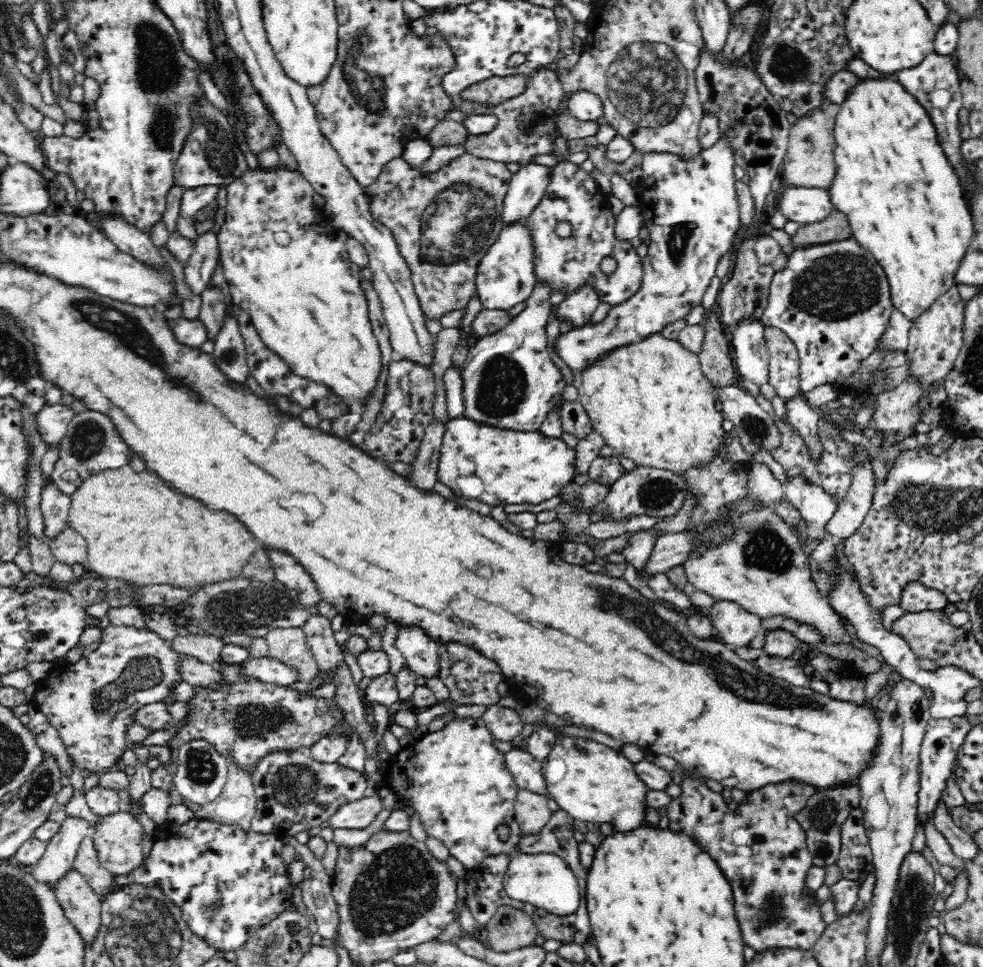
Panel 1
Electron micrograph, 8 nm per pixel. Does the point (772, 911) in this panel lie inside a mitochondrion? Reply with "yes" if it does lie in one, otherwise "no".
yes

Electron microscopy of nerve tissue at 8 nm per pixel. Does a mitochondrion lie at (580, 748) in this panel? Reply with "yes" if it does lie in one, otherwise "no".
no

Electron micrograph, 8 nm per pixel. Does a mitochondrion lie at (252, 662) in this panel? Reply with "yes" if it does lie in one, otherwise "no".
no

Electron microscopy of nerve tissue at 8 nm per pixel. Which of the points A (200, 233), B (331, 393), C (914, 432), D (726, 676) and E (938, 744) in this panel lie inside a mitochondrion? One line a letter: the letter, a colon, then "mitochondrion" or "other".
A: other
B: other
C: other
D: mitochondrion
E: other

